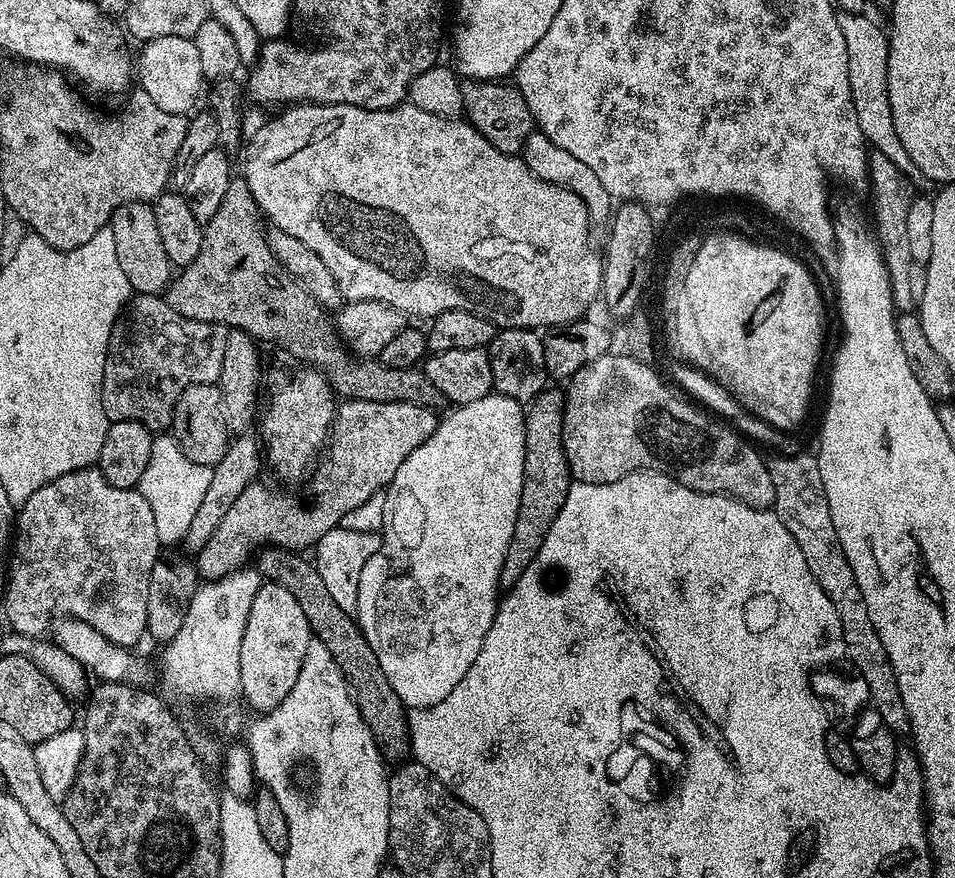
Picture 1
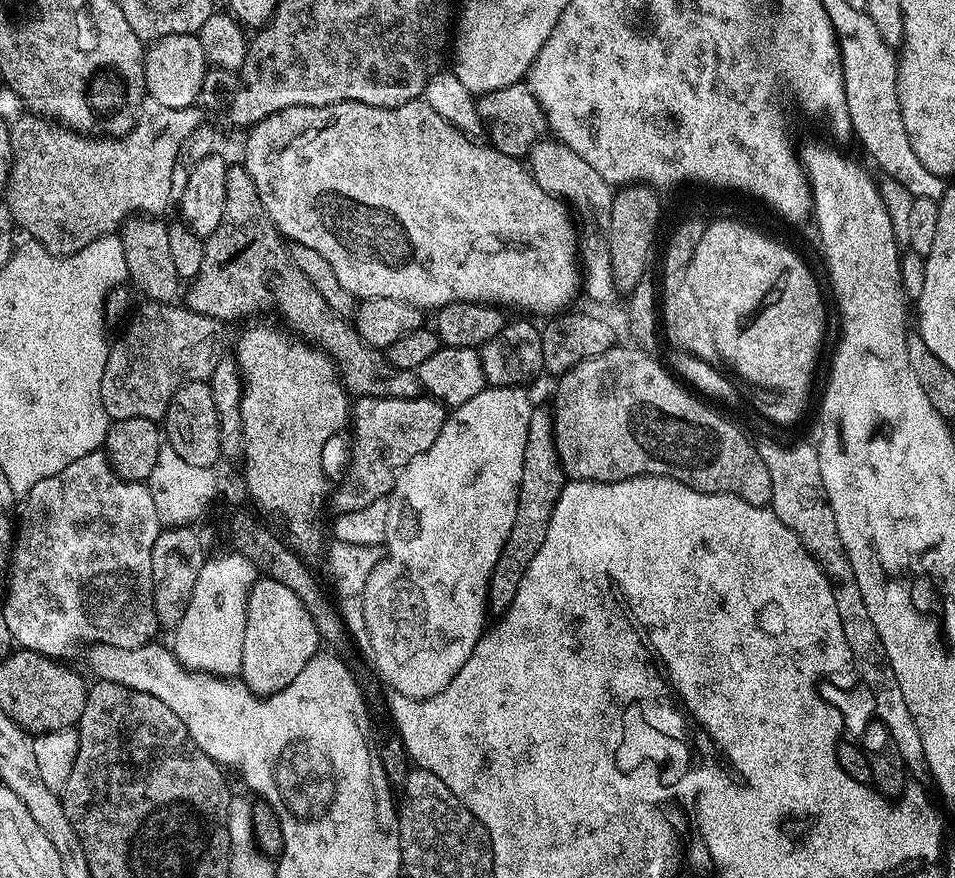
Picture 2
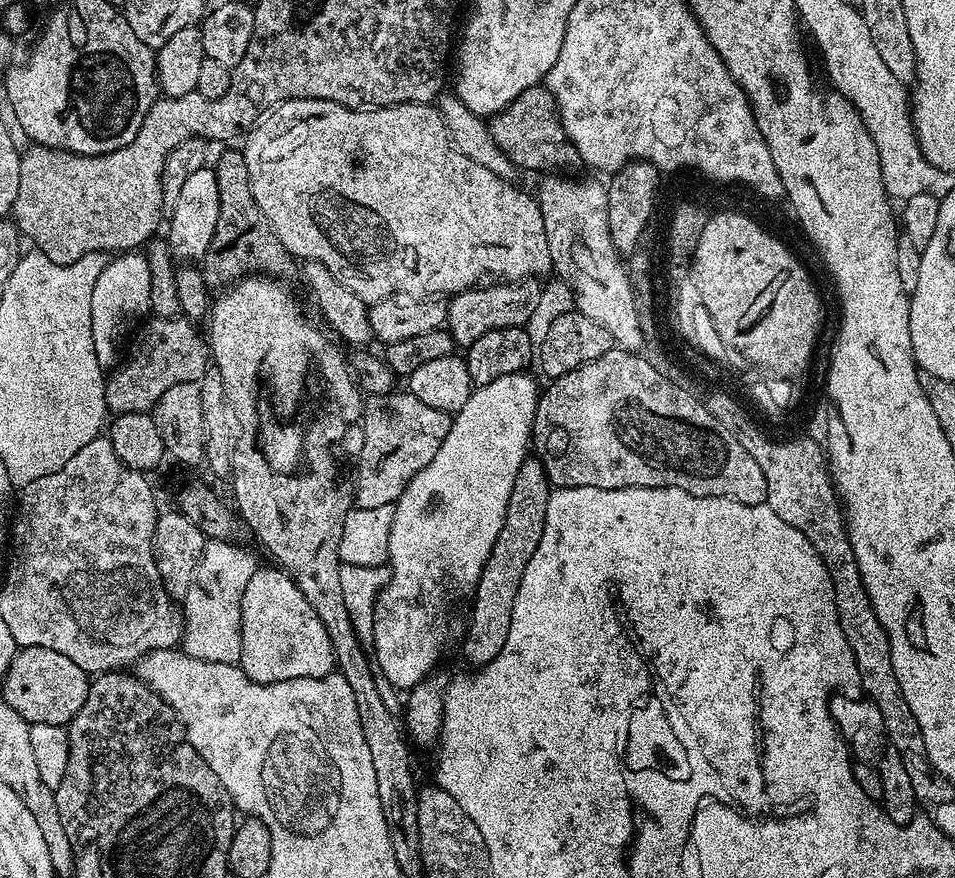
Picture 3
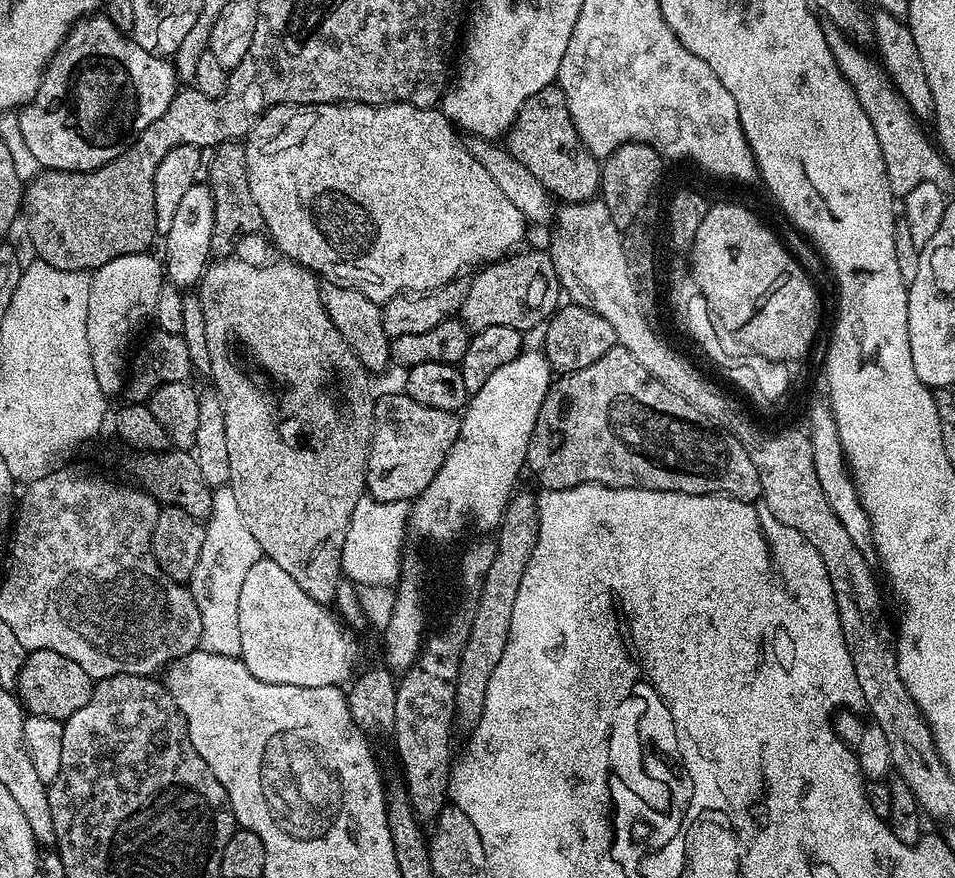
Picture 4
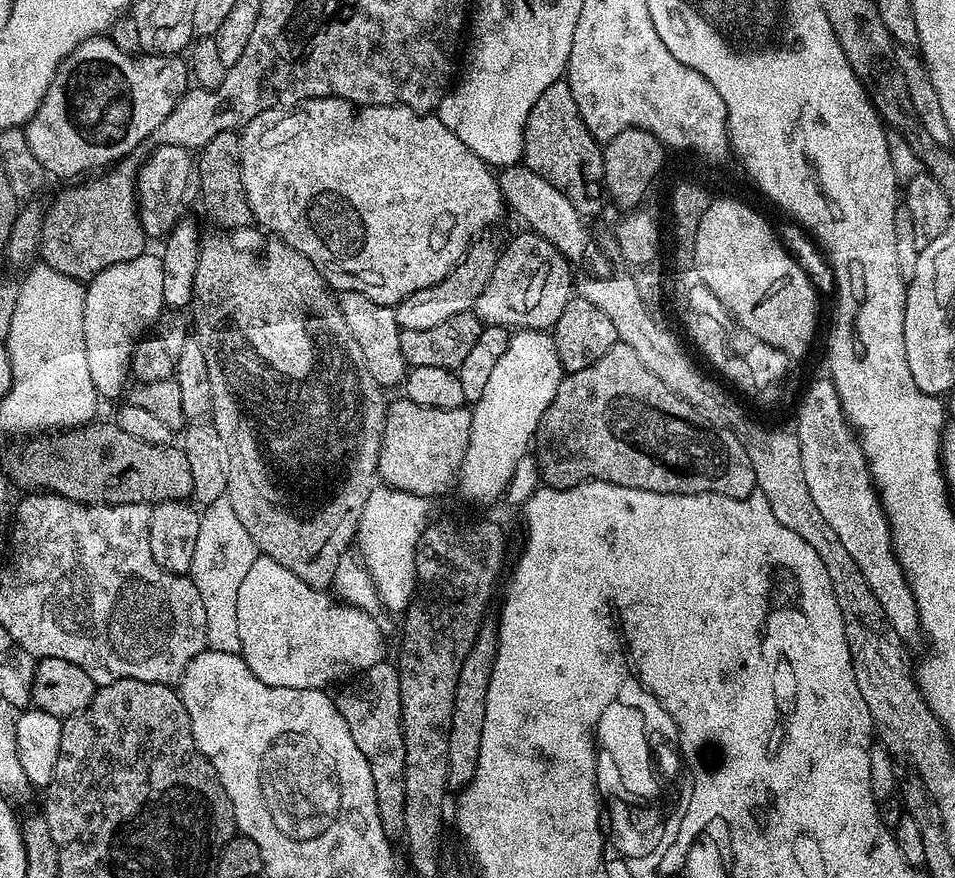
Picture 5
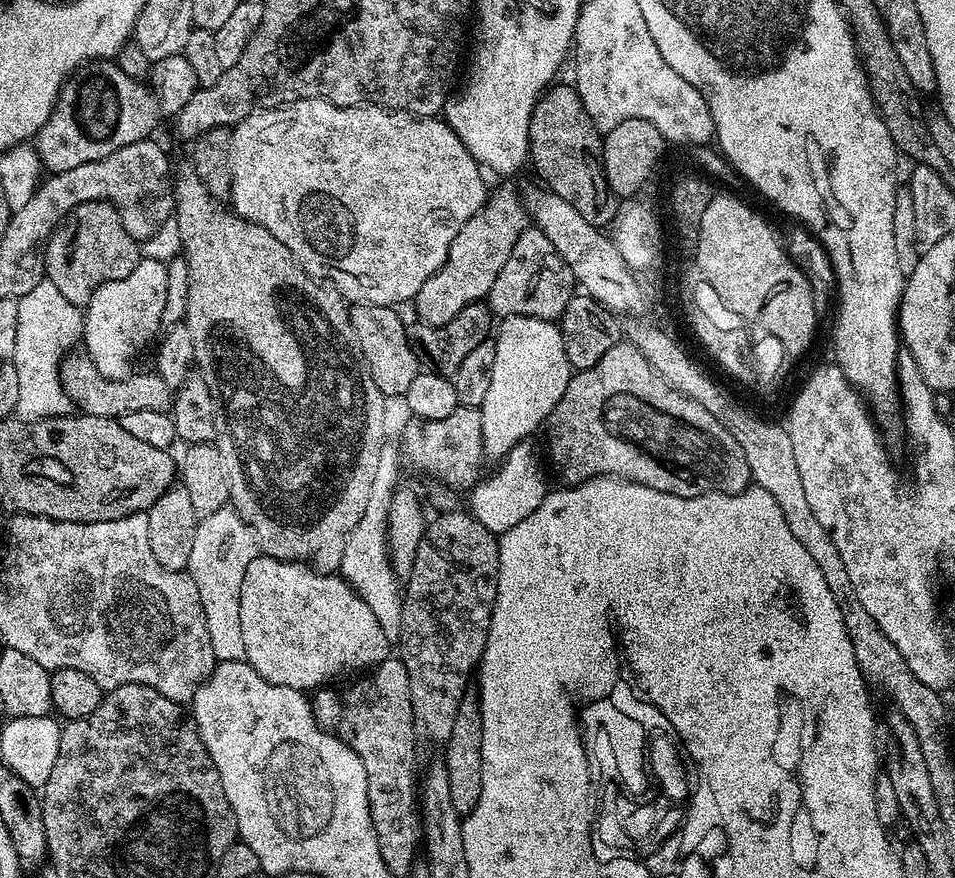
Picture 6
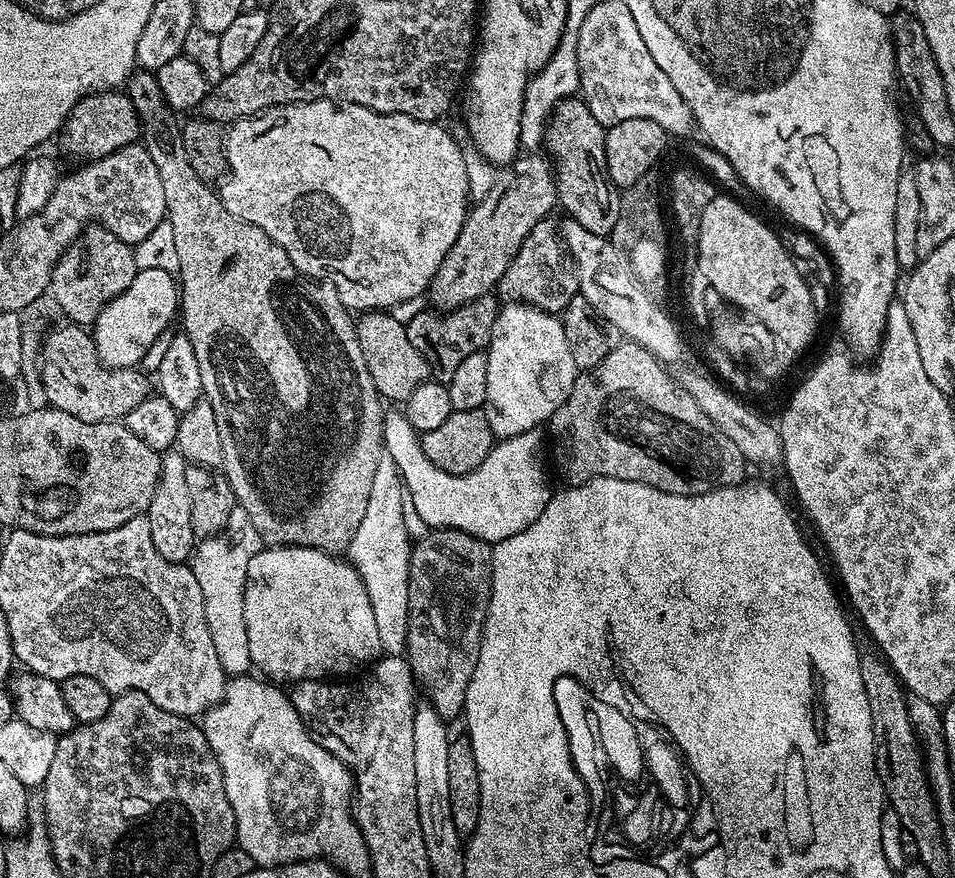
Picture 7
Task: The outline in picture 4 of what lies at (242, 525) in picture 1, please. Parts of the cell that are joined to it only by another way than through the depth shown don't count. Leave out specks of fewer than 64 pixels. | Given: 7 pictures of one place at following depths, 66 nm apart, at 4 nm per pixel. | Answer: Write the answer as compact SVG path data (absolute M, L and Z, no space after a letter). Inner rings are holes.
M406 394L380 396L376 401L376 425L372 428L372 445L368 451L366 492L382 502L411 502L430 486L442 462L450 454L460 433L461 417L454 412L434 410L414 402Z

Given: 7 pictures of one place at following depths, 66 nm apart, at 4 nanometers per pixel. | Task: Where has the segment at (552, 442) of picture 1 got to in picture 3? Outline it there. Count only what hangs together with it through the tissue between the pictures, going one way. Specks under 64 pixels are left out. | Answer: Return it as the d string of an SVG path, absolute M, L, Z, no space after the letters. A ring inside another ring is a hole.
M525 458L518 470L518 478L514 478L514 490L510 490L506 522L498 534L498 542L494 542L494 550L490 550L490 558L482 566L478 586L470 600L472 617L464 636L464 656L472 666L489 664L506 644L506 634L510 634L510 614L514 610L514 598L518 598L522 574L526 574L526 562L534 558L534 550L538 550L542 538L549 491L548 475L540 459Z

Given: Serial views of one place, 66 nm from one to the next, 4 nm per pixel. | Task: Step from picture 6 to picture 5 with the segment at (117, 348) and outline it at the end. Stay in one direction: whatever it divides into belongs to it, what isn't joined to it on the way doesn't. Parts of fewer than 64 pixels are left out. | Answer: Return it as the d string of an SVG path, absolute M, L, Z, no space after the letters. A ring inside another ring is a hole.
M145 254L130 258L130 262L118 262L87 281L84 289L84 309L82 310L82 334L86 338L86 366L90 370L90 382L94 382L97 397L112 400L130 380L132 352L145 339L148 327L155 325L166 305L162 294L163 262L159 255Z

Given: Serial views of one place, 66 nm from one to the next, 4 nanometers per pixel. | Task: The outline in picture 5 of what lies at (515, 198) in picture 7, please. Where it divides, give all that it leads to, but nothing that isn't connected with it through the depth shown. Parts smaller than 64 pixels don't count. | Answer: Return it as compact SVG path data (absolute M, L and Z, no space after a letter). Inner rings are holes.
M484 239L473 240L463 258L452 267L450 274L446 274L446 278L442 282L418 290L407 296L402 303L395 305L400 329L430 330L433 326L454 318L454 314L462 314L475 309L478 294L482 294L482 290L486 290L486 282L490 282L490 274L494 274L498 255L498 244L496 248L494 241Z

